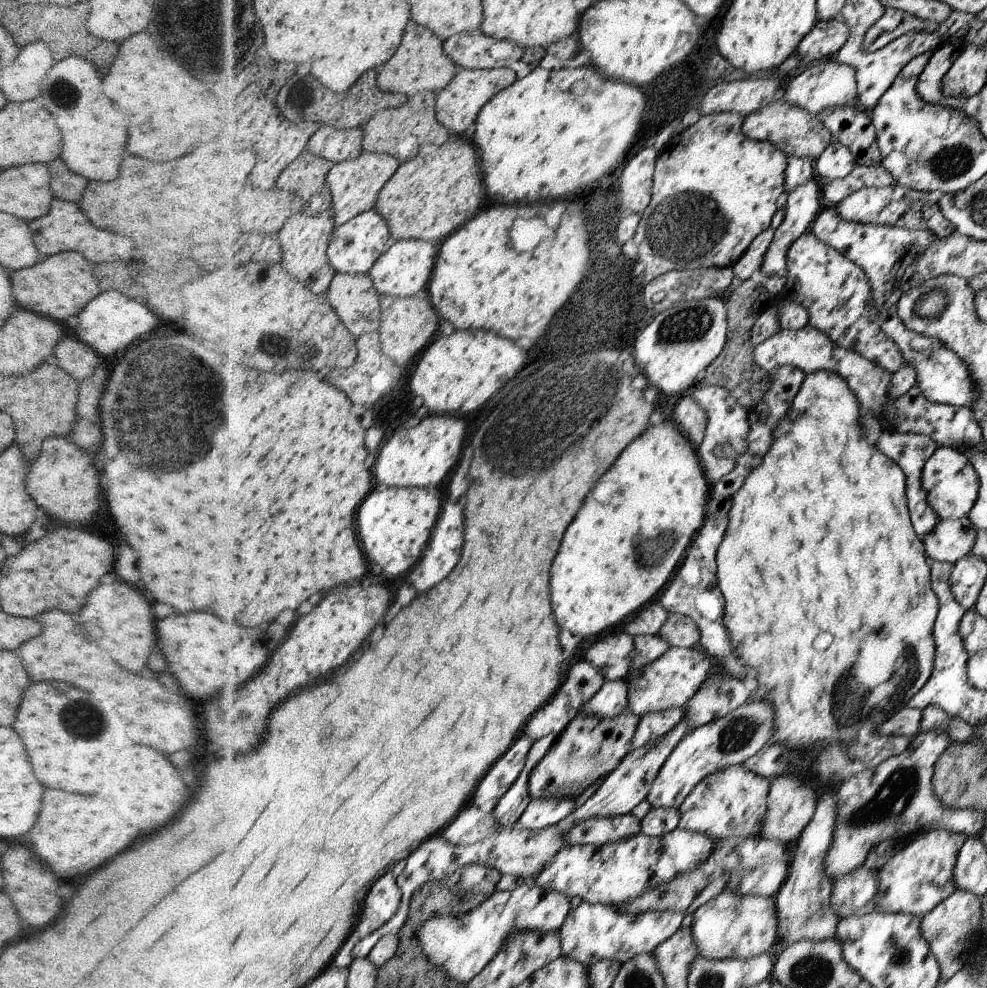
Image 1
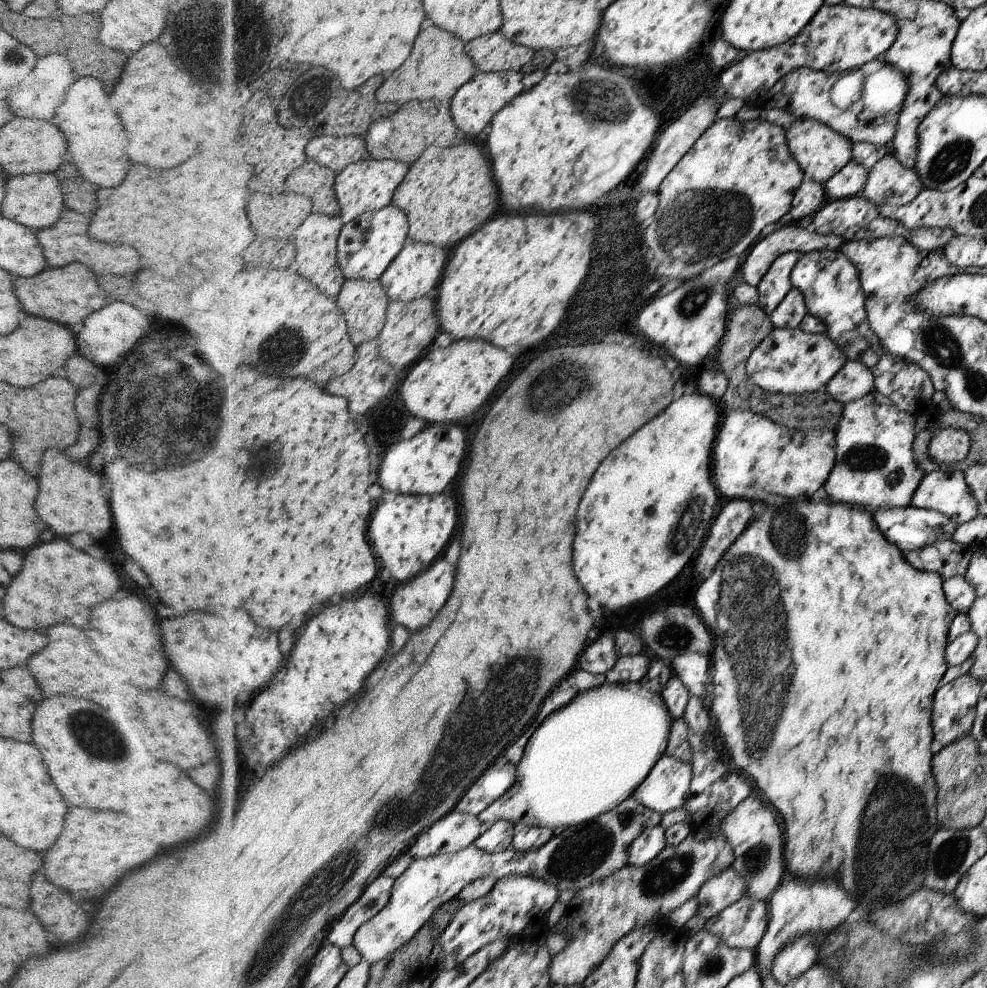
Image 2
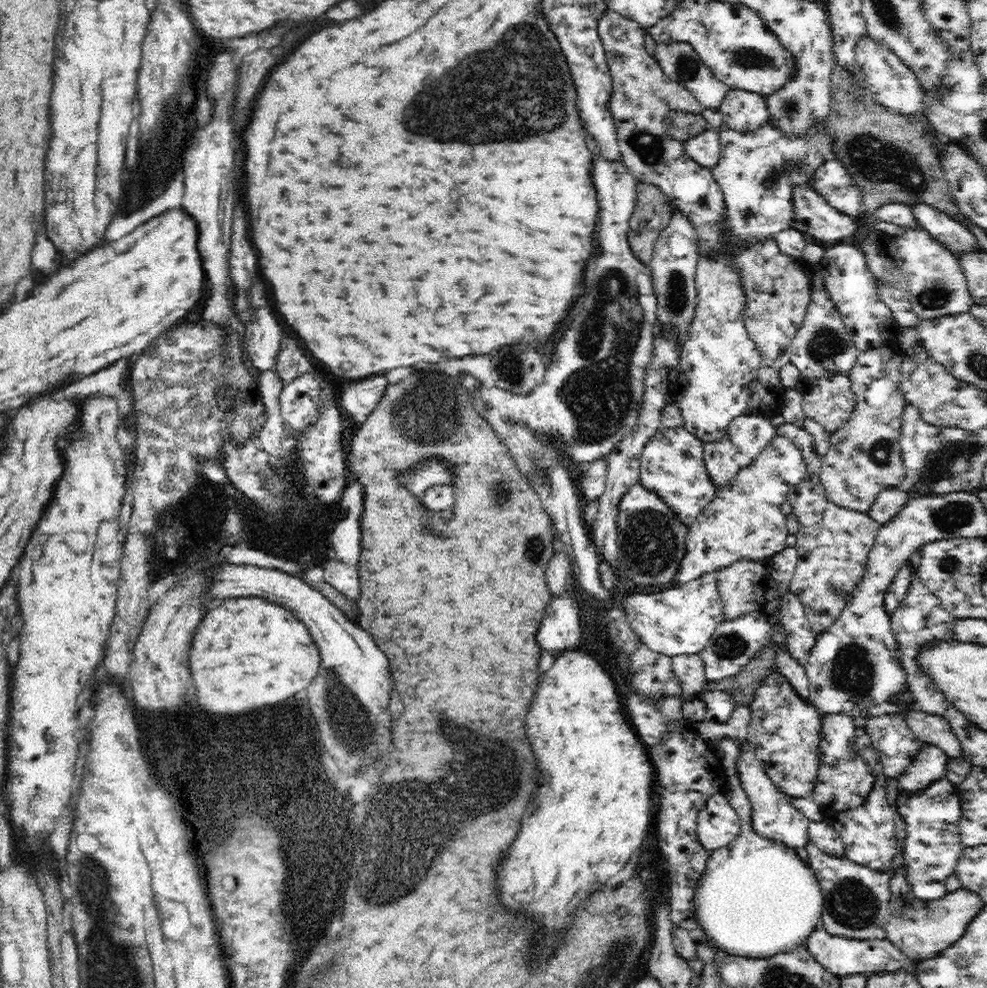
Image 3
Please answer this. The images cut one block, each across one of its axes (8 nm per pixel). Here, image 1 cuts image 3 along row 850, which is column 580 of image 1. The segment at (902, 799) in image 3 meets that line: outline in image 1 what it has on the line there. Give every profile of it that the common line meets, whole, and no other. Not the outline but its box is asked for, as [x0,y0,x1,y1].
[558,901,685,967]

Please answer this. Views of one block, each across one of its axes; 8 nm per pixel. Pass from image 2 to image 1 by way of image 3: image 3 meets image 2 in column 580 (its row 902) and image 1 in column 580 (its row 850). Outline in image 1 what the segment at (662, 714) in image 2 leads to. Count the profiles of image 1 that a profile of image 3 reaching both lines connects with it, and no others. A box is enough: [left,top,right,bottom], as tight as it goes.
[529,707,641,799]

